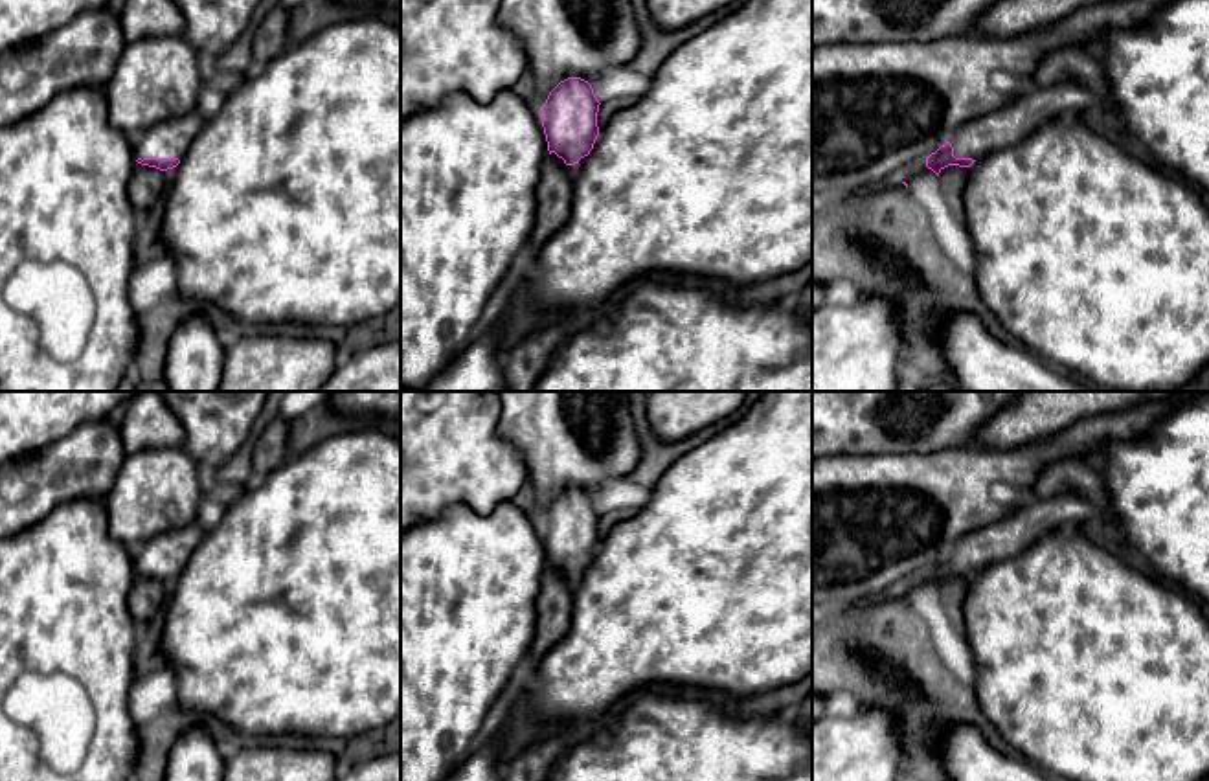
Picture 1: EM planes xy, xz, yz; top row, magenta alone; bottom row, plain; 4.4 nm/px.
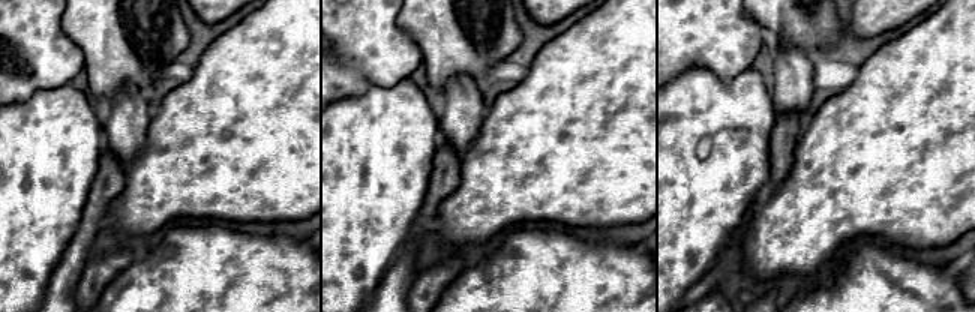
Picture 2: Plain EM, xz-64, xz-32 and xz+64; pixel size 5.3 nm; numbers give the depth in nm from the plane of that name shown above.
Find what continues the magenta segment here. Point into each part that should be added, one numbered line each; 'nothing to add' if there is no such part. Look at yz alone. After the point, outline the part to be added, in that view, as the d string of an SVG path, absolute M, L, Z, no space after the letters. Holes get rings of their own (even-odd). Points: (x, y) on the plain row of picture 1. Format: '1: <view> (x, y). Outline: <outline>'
1: yz (1158, 486). Outline: M1198 391L1137 439L1106 441L1102 454L1108 461L1101 472L1110 500L1106 511L1077 494L1033 498L1011 516L961 538L950 551L954 568L979 572L1068 524L1099 518L1115 529L1136 562L1192 599L1209 603L1209 391Z

